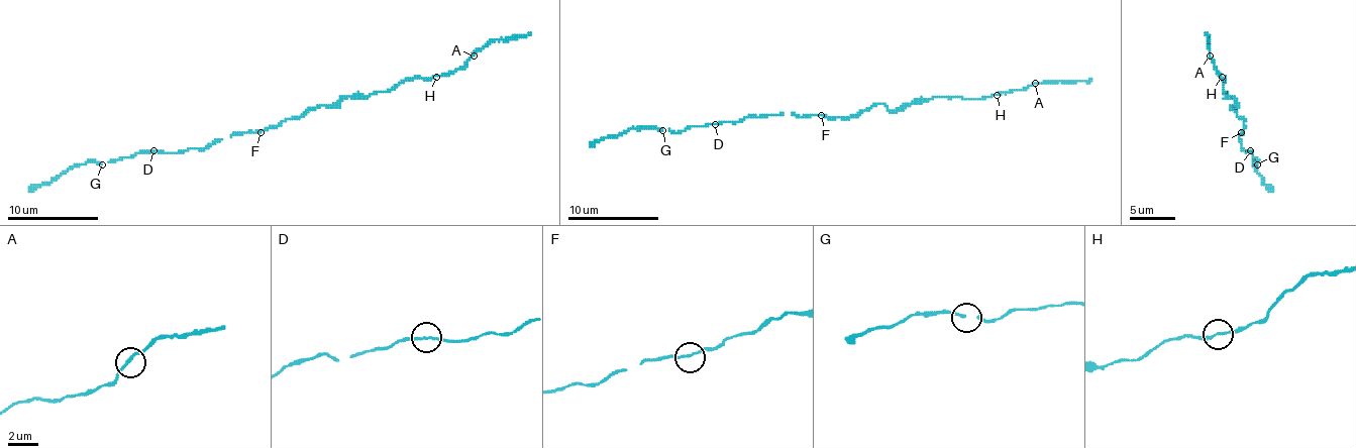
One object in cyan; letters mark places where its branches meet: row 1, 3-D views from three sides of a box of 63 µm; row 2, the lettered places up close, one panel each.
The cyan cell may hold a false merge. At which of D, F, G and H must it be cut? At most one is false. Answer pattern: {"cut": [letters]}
{"cut": []}

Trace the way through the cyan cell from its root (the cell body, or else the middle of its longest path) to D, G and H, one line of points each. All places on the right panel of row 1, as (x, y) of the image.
D: (1243, 123), (1239, 139), (1243, 150), (1250, 150)
G: (1243, 123), (1239, 139), (1243, 150), (1250, 150), (1259, 159), (1255, 161), (1257, 164)
H: (1243, 123), (1243, 119), (1230, 105), (1237, 103), (1223, 92), (1226, 78), (1221, 76)

